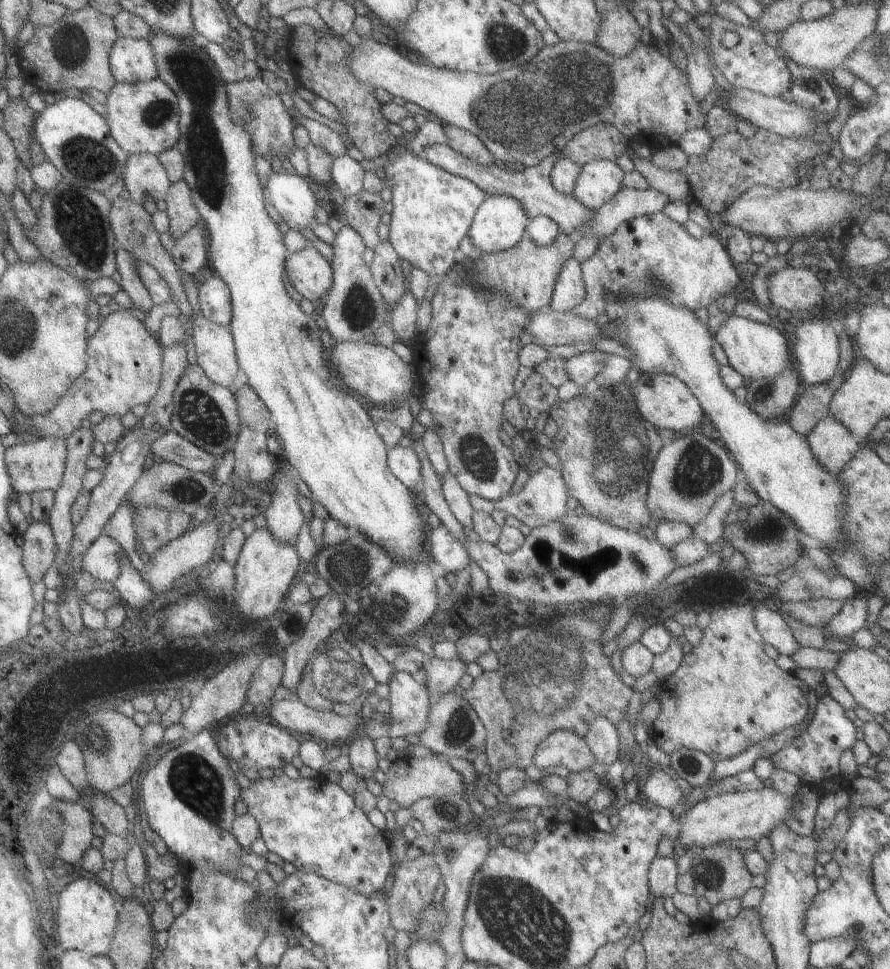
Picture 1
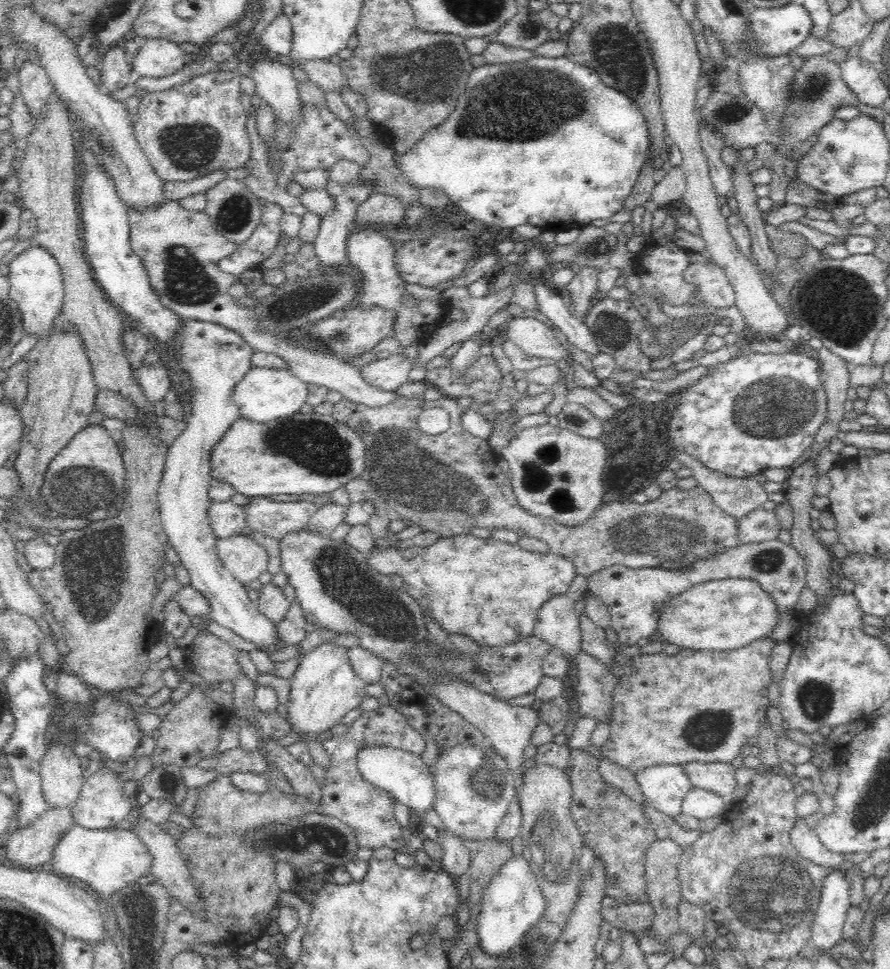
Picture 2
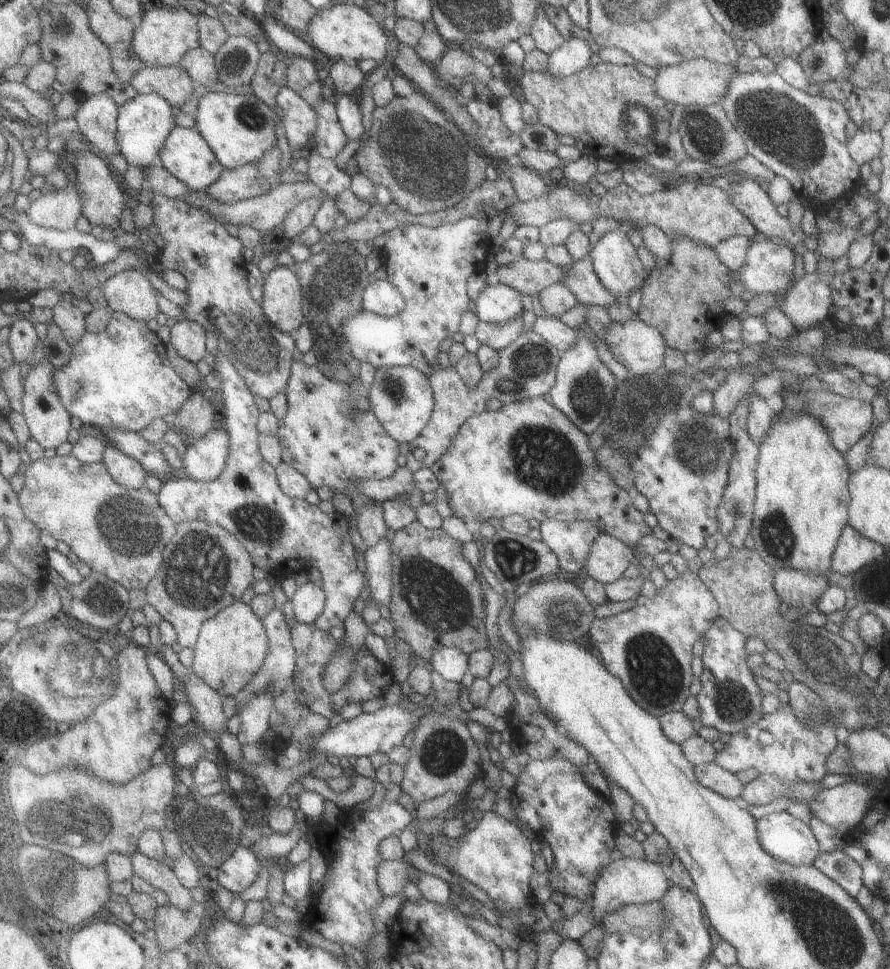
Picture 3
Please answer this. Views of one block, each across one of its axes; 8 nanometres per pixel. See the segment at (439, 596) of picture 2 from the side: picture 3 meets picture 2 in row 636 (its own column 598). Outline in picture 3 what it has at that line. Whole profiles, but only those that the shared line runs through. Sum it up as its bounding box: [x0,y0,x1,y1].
[430,396,652,548]

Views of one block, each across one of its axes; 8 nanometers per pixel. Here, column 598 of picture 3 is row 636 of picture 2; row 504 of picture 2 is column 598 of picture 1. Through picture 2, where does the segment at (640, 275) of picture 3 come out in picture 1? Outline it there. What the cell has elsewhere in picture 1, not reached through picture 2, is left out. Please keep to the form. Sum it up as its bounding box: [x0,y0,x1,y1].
[570,159,623,211]

